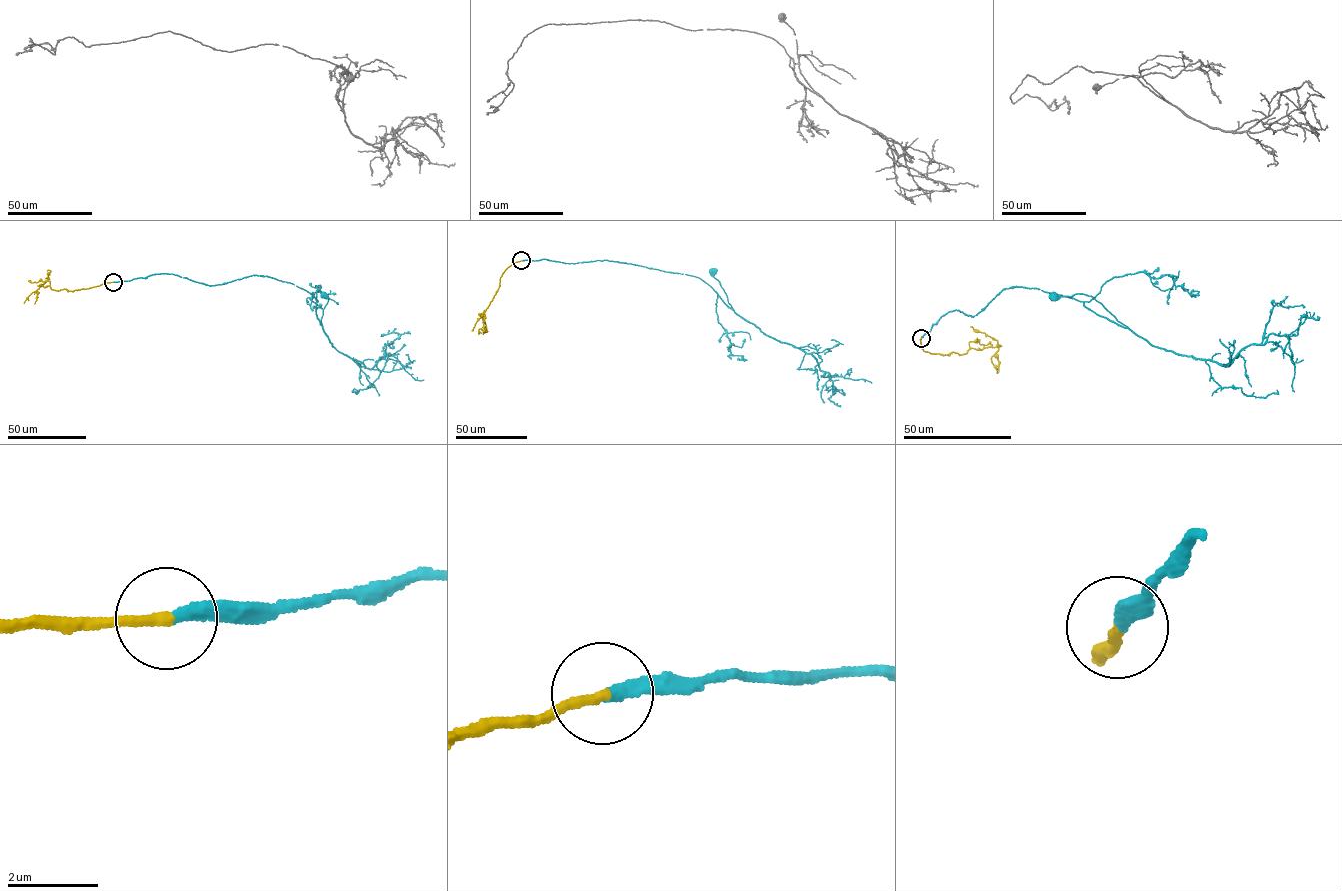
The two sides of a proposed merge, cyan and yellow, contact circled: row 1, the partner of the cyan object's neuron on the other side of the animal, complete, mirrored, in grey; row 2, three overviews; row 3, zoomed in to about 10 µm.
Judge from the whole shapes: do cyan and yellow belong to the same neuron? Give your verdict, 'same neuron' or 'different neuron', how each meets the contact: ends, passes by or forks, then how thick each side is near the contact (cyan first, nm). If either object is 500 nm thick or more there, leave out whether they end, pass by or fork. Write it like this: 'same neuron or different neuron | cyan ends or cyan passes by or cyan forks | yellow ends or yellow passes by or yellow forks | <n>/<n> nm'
same neuron | cyan ends | yellow ends | 280/240 nm

